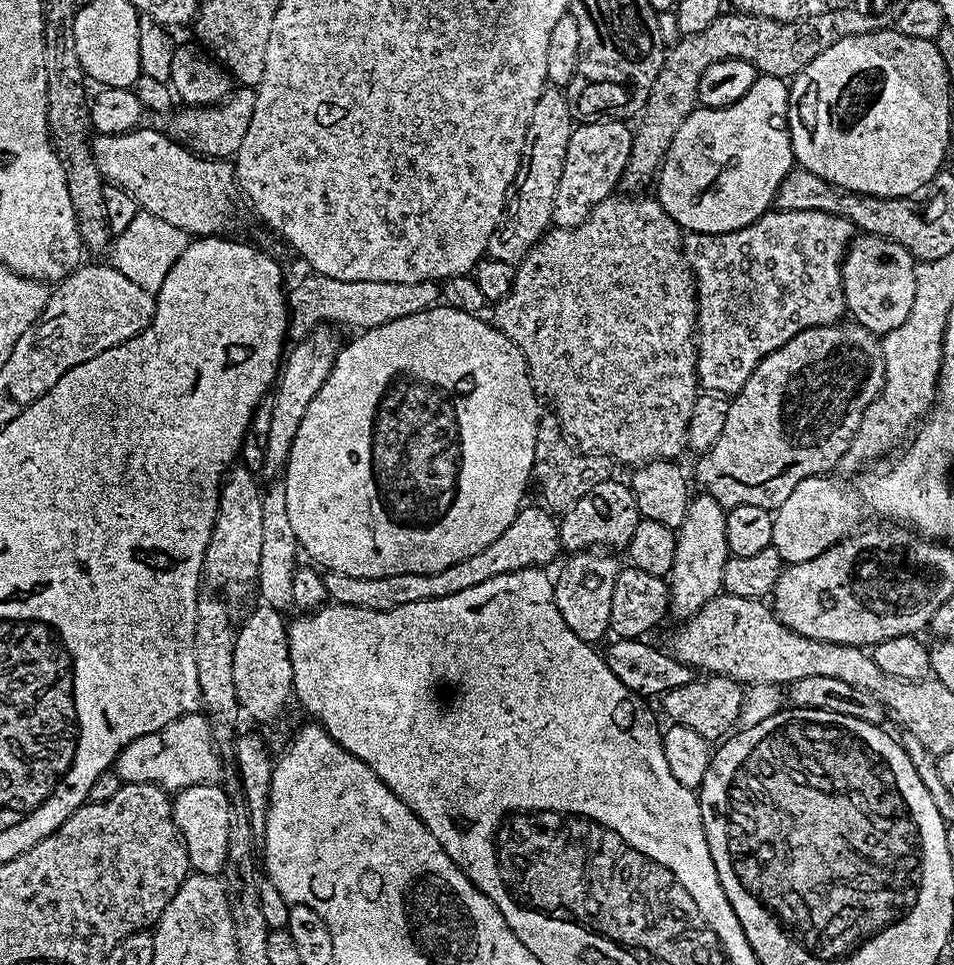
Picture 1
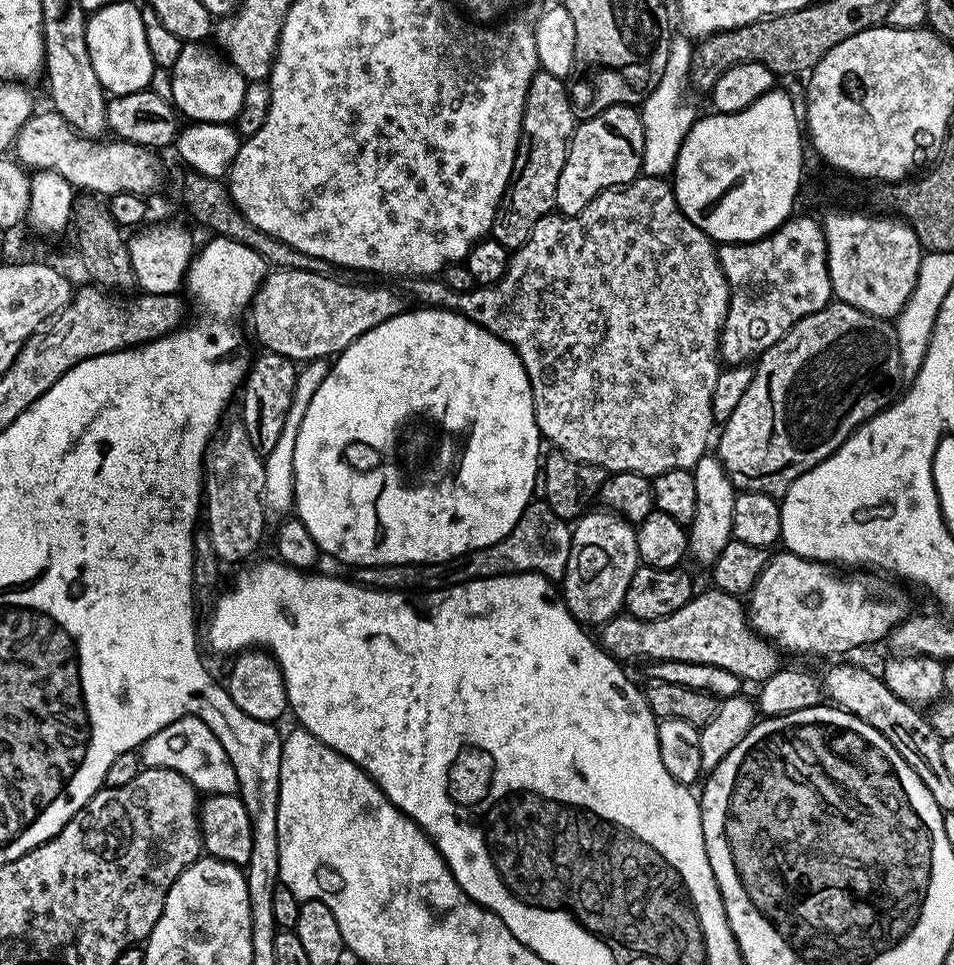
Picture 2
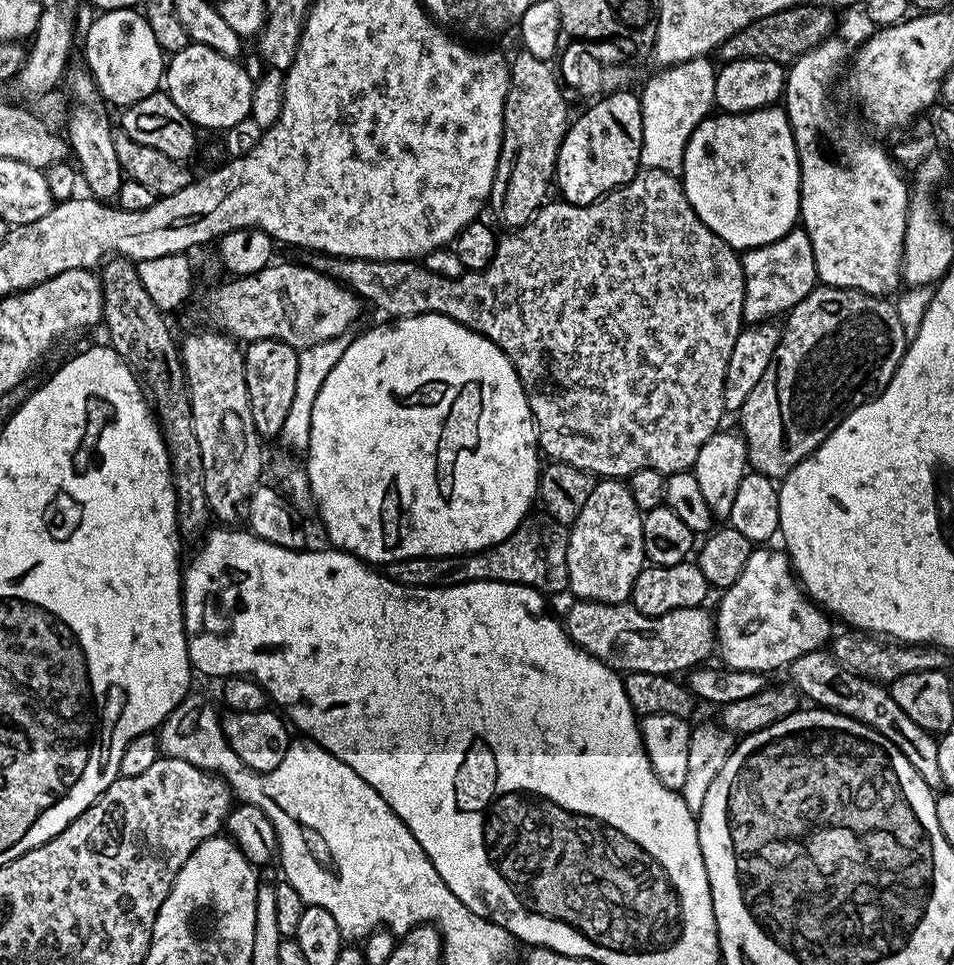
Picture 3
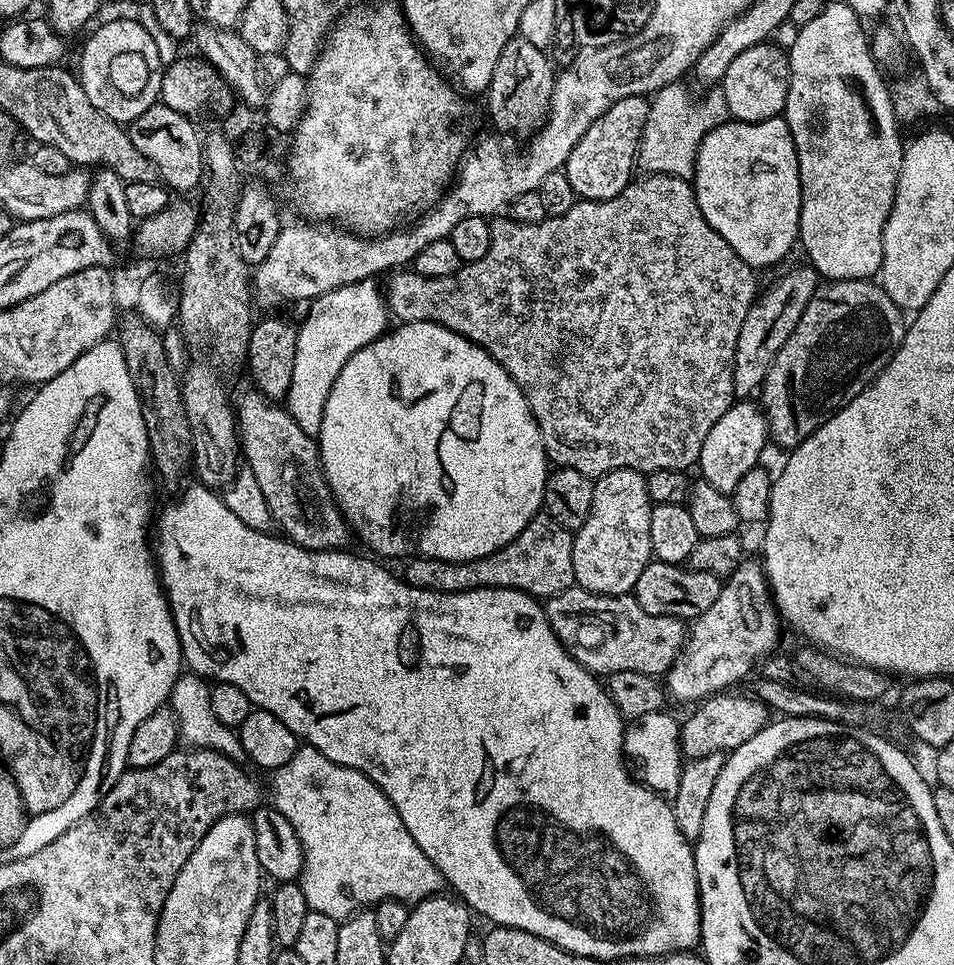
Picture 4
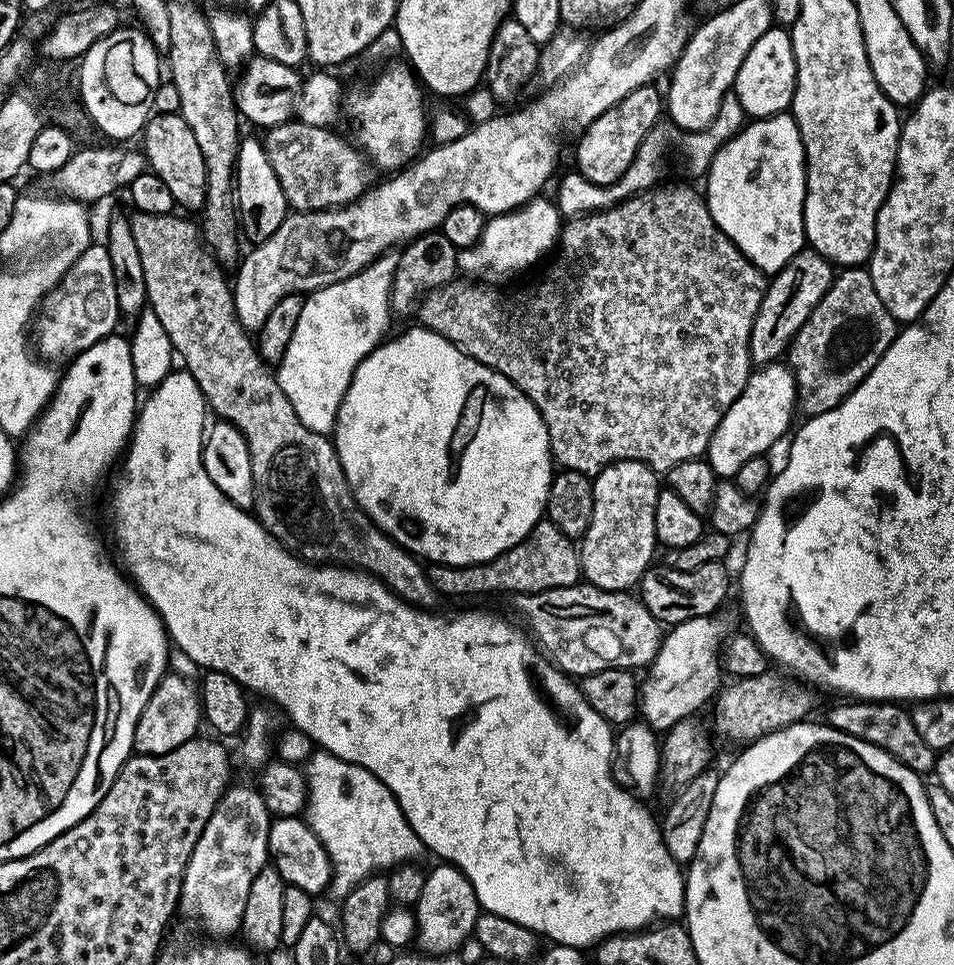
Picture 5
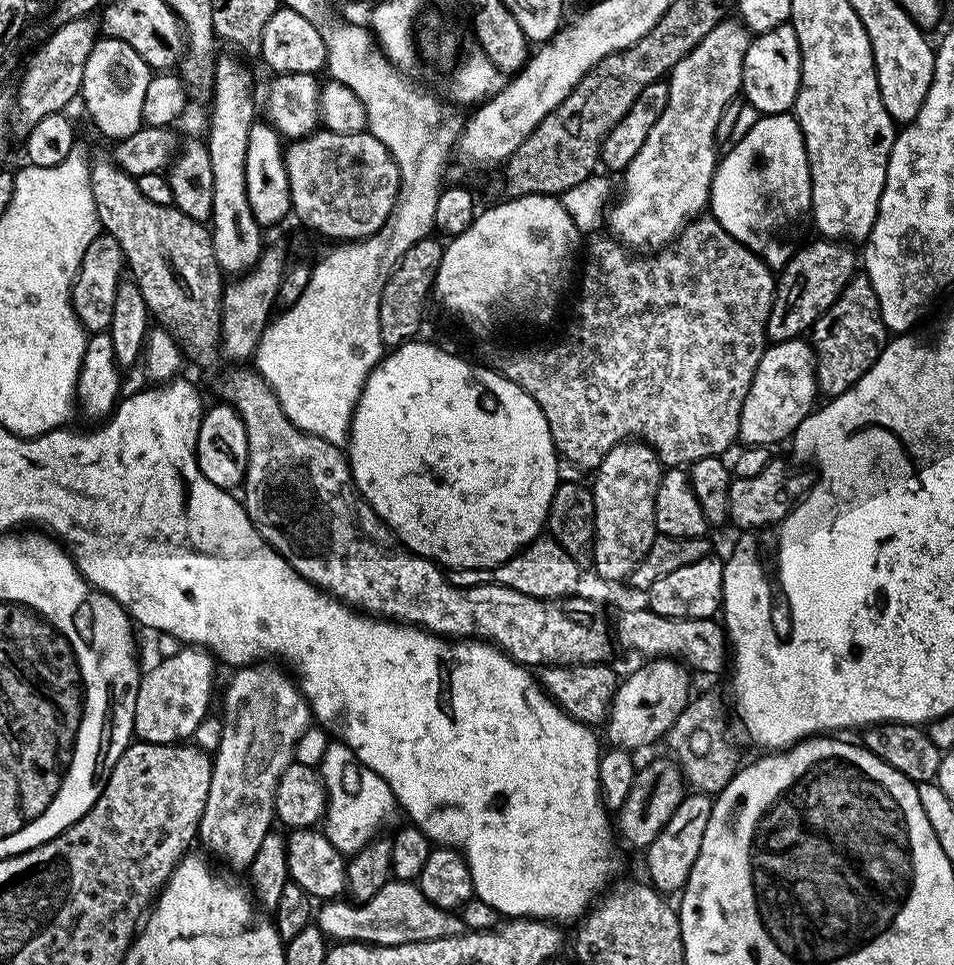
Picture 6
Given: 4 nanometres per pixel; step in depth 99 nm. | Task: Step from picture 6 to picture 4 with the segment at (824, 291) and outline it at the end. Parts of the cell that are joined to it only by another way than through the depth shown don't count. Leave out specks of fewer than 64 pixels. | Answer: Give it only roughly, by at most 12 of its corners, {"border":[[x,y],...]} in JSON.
{"border":[[790,269],[753,300],[738,330],[734,390],[763,389],[818,273]]}

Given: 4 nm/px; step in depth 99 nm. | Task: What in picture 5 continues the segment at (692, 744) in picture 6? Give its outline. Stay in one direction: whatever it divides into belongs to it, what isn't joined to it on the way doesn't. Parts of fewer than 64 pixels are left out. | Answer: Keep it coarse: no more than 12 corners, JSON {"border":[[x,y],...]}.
{"border":[[775,670],[714,696],[728,740],[801,723],[811,690]]}

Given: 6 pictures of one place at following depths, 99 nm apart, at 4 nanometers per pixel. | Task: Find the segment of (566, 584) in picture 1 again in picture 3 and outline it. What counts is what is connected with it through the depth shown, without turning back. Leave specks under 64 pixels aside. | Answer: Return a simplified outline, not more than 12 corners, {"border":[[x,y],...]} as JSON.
{"border":[[623,479],[593,483],[568,533],[576,600],[622,604],[646,567]]}

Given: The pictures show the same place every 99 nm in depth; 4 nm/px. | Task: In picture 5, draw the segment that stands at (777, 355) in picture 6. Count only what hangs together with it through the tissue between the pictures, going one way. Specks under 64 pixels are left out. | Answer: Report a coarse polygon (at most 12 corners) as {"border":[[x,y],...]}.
{"border":[[757,367],[722,414],[706,459],[735,478],[791,429],[796,379]]}

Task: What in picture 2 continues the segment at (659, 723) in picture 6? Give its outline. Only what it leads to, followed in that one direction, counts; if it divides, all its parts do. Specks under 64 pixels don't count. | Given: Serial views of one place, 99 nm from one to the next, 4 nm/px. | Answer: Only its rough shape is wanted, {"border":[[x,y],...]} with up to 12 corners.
{"border":[[780,550],[748,623],[785,653],[836,656],[908,619],[887,575]]}

